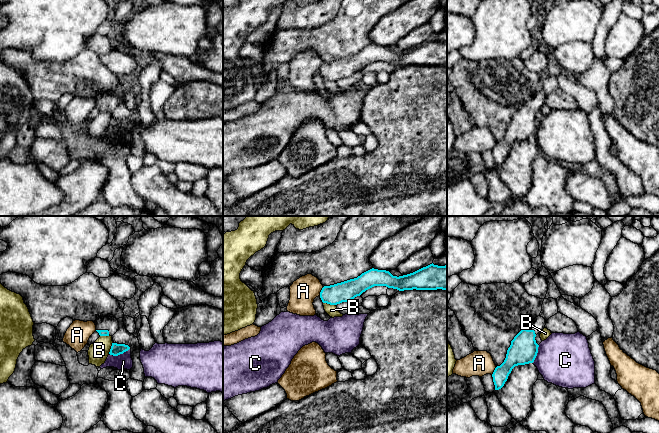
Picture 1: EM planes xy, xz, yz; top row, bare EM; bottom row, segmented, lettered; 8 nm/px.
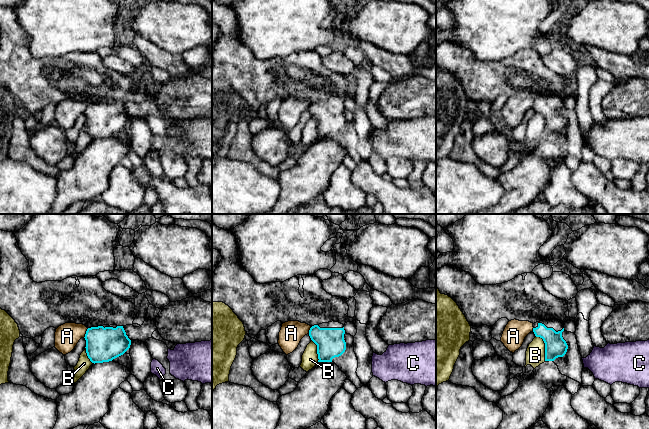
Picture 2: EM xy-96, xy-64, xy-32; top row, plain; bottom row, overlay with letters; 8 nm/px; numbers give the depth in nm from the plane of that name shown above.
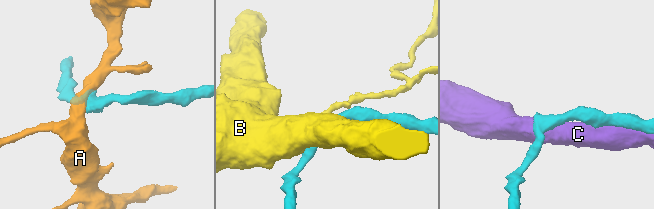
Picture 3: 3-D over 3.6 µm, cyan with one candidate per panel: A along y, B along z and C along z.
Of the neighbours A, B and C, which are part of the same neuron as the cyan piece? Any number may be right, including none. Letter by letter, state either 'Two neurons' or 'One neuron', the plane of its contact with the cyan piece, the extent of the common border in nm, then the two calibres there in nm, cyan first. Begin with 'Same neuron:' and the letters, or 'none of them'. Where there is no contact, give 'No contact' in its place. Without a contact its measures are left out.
Same neuron: none of them
A: Two neurons. Touches cyan in xz. Shared border 80 nm. Thickness 160 nm (cyan) against 220 nm
B: Two neurons. Touches cyan in xz. Shared border 110 nm. Thickness 160 nm (cyan) against 90 nm
C: Two neurons. Touches cyan in xy. Shared border 180 nm. Thickness 100 nm (cyan) against 130 nm

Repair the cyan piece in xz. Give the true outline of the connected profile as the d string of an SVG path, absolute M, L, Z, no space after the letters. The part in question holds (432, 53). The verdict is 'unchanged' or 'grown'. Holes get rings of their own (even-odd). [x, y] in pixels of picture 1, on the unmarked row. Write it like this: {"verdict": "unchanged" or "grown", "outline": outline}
{"verdict": "unchanged", "outline": "M433 39L413 49L393 52L389 47L370 45L354 55L330 62L324 62L320 68L323 79L337 81L349 78L374 62L404 66L447 66L447 41Z"}

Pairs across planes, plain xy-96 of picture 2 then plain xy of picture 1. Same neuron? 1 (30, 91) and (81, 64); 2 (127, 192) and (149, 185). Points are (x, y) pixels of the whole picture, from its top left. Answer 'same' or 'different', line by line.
1: same
2: different

